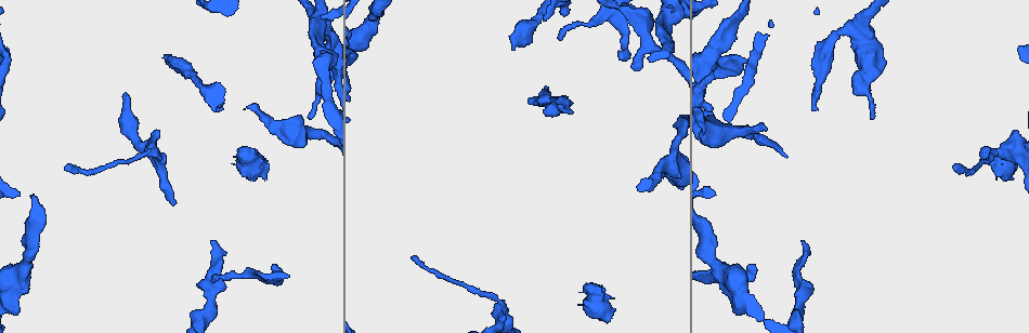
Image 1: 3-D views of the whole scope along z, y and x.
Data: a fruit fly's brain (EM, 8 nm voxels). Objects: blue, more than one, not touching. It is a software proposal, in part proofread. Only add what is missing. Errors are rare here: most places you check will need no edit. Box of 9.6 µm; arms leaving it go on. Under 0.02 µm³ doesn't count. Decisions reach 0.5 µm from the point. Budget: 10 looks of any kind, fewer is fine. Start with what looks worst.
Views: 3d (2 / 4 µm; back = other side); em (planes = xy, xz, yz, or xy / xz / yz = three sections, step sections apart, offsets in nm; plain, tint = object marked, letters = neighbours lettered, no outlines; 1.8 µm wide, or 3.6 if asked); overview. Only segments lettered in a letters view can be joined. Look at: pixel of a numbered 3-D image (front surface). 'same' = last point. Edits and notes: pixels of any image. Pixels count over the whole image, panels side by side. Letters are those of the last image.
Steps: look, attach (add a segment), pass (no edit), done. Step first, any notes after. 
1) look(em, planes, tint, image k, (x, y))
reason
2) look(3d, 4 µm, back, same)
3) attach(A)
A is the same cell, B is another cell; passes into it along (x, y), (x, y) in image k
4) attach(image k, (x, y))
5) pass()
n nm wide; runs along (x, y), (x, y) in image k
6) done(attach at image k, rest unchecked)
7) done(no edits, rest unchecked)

look(em, planes, letters, image 1, (214, 243))
an open end

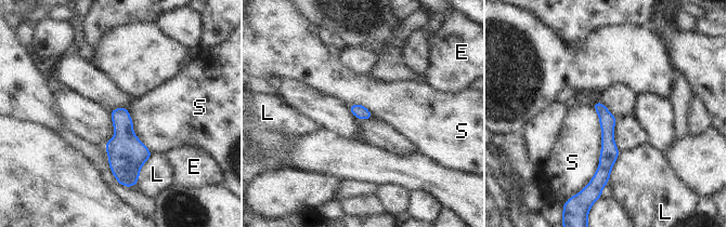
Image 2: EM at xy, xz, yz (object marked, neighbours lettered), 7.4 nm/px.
pass()
E, L and S are other cells; border along (593, 106), (599, 165), (584, 186) in image 2; no lettered segment goes on from it

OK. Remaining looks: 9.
look(em, planes, letters, image 1, (272, 267))
branch stops here

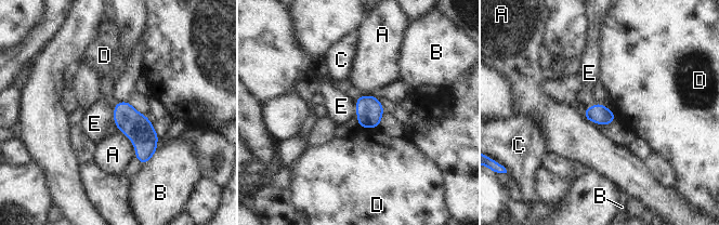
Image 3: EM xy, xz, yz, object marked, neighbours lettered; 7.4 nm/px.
pass()
150 nm wide; A, B, C, D and E are other cells; none of them fits

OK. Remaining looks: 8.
look(3d, 4 µm, image 1, (744, 61))
branch stops here

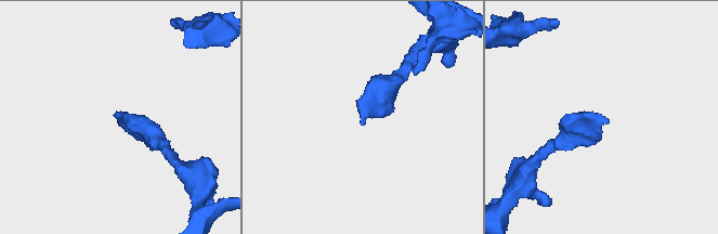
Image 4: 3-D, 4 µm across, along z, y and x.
look(em, yz, step 4, letters, image 4, (121, 120))

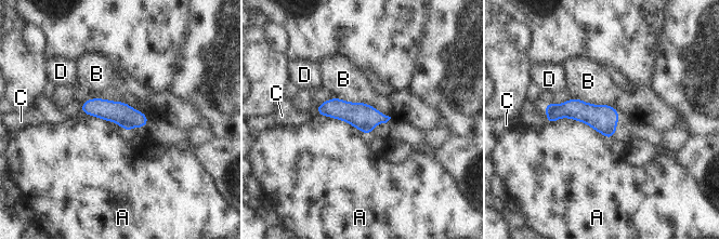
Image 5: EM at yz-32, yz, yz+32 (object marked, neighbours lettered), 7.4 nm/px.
look(em, xz, step 8, letters, same)

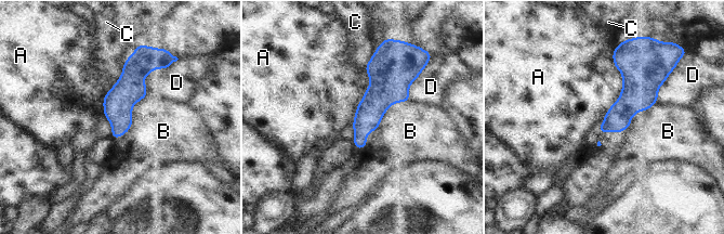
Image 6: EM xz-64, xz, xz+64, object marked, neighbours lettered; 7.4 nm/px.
pass()
190 nm wide; A touches over 600 nm; A, B, C and D are other cells; none of them fits

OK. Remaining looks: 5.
look(em, planes, plain, image 1, (309, 117))
free end

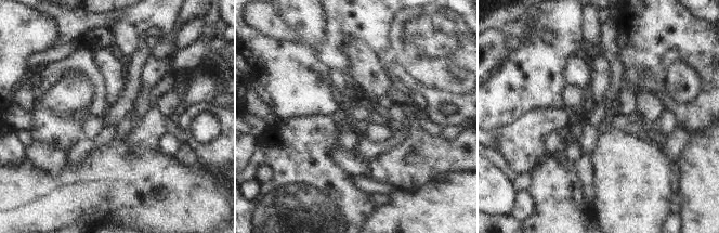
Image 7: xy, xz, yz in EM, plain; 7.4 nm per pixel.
look(em, planes, tint, same)

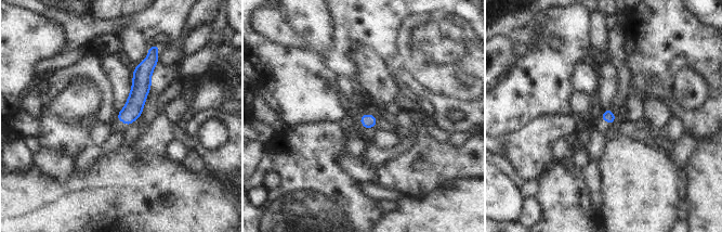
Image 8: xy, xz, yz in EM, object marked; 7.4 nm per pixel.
look(em, planes, letters, same)
see the neighbours

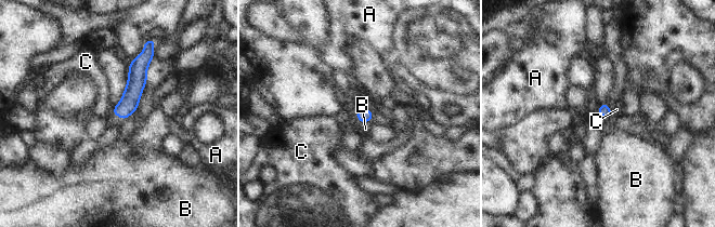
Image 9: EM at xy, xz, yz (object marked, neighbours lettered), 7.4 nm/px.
pass()
A, B and C are other cells; runs along (148, 57), (115, 111) in image 9; none of them fits

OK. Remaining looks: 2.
done(no edits, rest unchecked)

